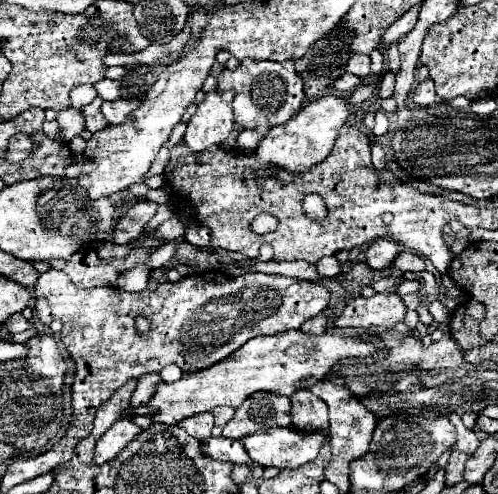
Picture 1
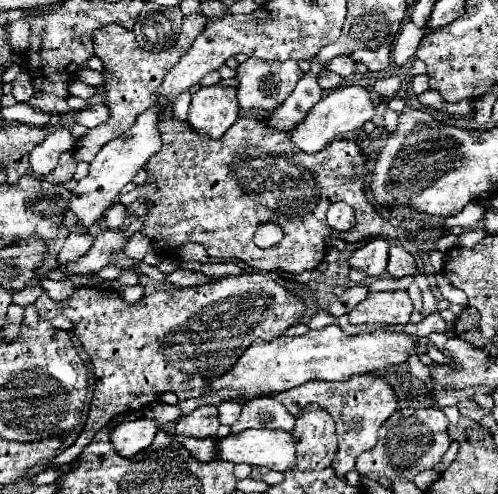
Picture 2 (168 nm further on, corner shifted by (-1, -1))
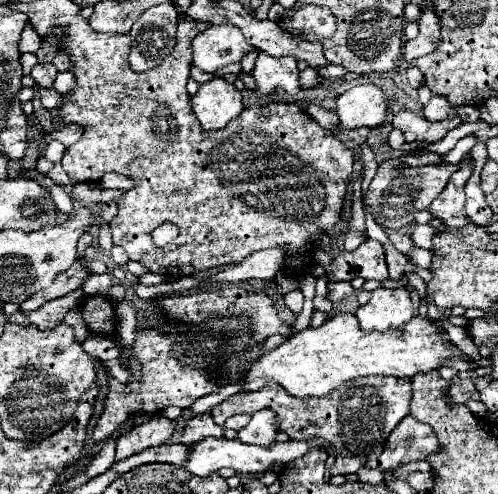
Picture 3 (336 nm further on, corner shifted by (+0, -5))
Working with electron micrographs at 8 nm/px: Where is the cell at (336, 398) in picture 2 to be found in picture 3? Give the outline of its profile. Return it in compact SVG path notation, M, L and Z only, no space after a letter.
M363 376L357 380L349 380L323 398L295 398L289 396L285 388L269 384L261 390L245 390L227 398L211 410L211 416L215 424L223 428L229 416L255 414L257 410L271 408L275 412L279 432L285 432L291 440L329 440L329 444L337 452L333 476L347 476L355 474L373 456L377 458L383 452L387 436L409 414L411 396L411 380L397 380L393 376Z

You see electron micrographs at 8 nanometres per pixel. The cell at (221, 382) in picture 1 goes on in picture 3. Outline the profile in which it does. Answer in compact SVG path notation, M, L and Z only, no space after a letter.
M335 314L333 318L325 320L319 328L305 328L297 334L293 334L285 344L279 348L271 350L265 354L257 364L251 366L251 370L243 376L243 390L251 388L263 388L269 384L281 384L291 396L299 398L309 398L309 396L325 396L339 384L359 378L359 376L369 376L369 374L385 374L385 376L395 376L395 378L413 378L415 374L425 374L431 370L439 370L441 366L449 366L460 371L473 371L478 364L472 359L465 360L455 356L451 352L451 342L445 340L445 336L439 332L439 328L433 324L429 316L413 316L405 328L399 330L387 330L387 332L361 332L357 316L355 314Z

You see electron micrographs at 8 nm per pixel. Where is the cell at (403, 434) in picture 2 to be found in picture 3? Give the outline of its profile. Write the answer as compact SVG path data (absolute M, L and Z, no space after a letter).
M405 416L405 420L401 420L401 424L397 424L389 436L383 454L375 460L373 466L381 468L383 472L395 470L405 462L427 460L427 456L437 448L437 436L431 432L431 428L417 422L413 416Z

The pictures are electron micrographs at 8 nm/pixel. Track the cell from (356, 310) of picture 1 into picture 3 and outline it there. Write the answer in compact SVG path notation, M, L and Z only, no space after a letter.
M377 288L371 292L371 300L355 314L363 332L385 332L389 328L401 328L413 318L413 304L407 288Z

